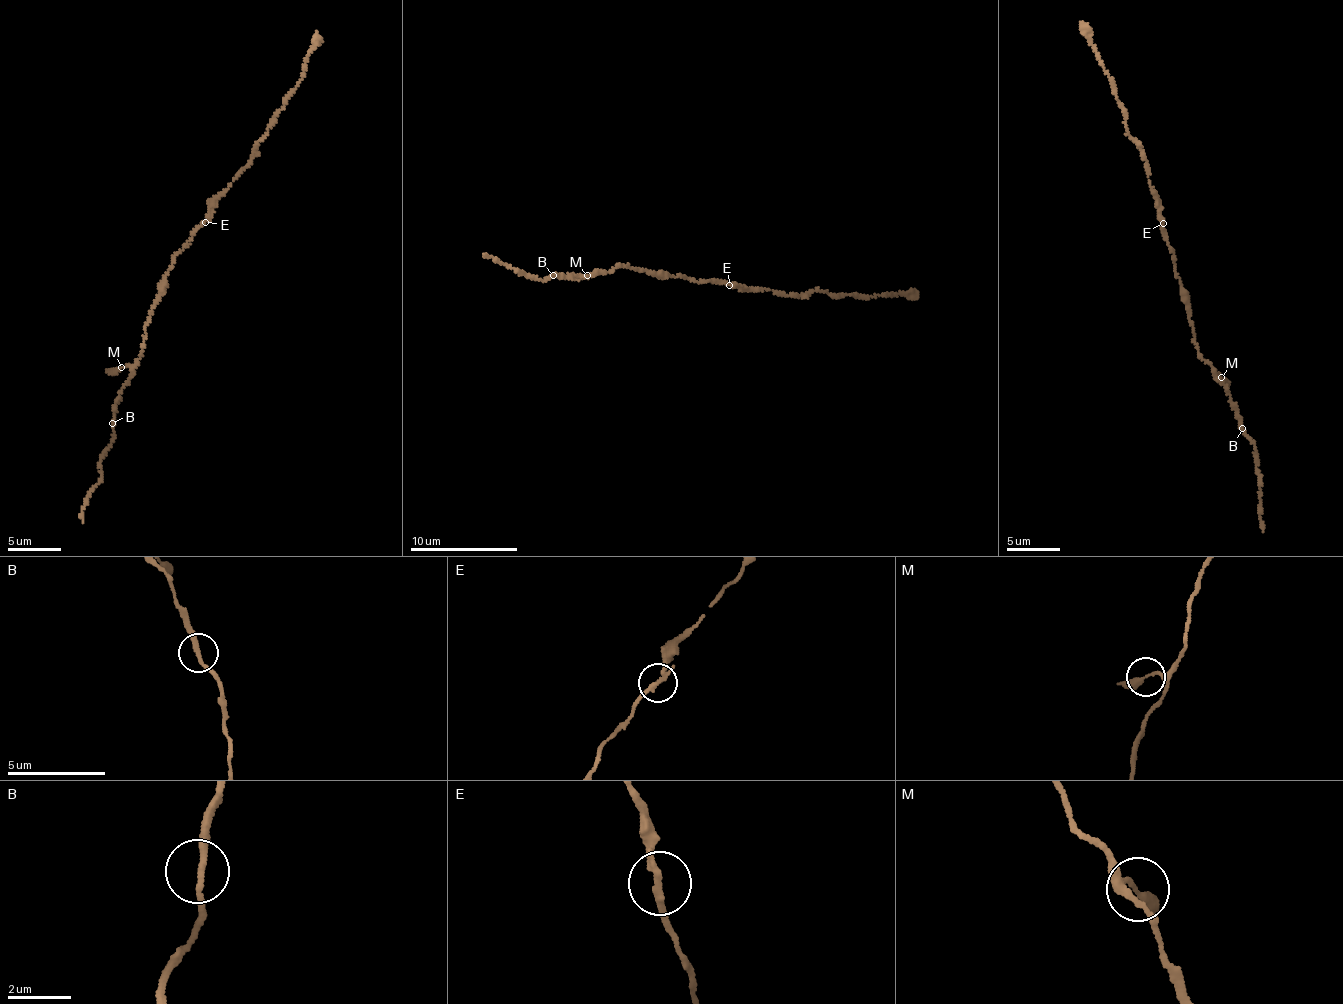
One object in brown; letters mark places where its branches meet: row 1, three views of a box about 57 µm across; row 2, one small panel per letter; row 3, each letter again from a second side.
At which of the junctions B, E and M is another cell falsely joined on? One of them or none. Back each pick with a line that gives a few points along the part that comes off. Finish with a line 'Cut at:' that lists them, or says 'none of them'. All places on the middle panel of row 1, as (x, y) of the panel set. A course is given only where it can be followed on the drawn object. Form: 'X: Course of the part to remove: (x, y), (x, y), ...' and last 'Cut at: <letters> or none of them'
Cut at: none of them

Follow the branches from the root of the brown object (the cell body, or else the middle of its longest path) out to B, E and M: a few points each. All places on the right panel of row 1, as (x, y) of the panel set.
B: (1176, 277), (1192, 321), (1198, 354), (1212, 367), (1214, 378), (1224, 387), (1242, 428)
E: (1176, 277), (1174, 253), (1162, 222)
M: (1176, 277), (1192, 321), (1198, 354), (1221, 377)

